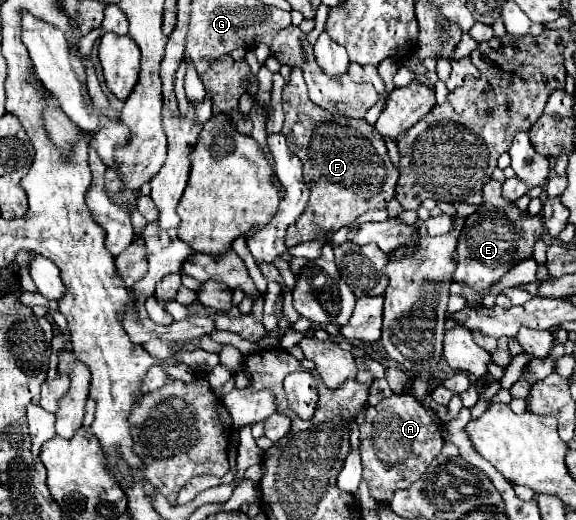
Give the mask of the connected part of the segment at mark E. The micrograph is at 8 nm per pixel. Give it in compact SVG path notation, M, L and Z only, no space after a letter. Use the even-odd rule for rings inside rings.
M491 180L483 188L483 202L477 212L467 216L465 228L459 236L457 246L457 268L455 282L465 284L473 290L491 288L503 274L507 274L517 262L531 258L533 244L539 236L543 236L543 224L539 216L527 216L515 208L513 202L507 202L501 196L501 184Z

